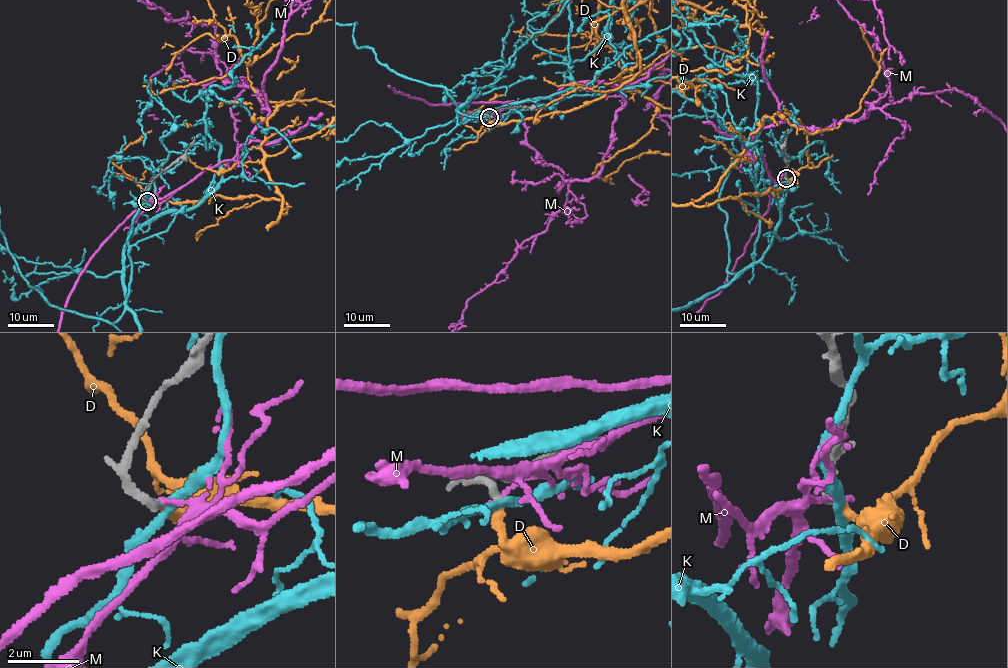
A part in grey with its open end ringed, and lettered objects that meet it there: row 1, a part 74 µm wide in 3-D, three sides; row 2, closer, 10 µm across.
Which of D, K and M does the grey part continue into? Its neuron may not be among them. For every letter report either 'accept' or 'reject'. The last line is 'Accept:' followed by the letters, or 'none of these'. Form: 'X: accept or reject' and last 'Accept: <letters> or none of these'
D: accept
K: reject
M: reject
Accept: D

